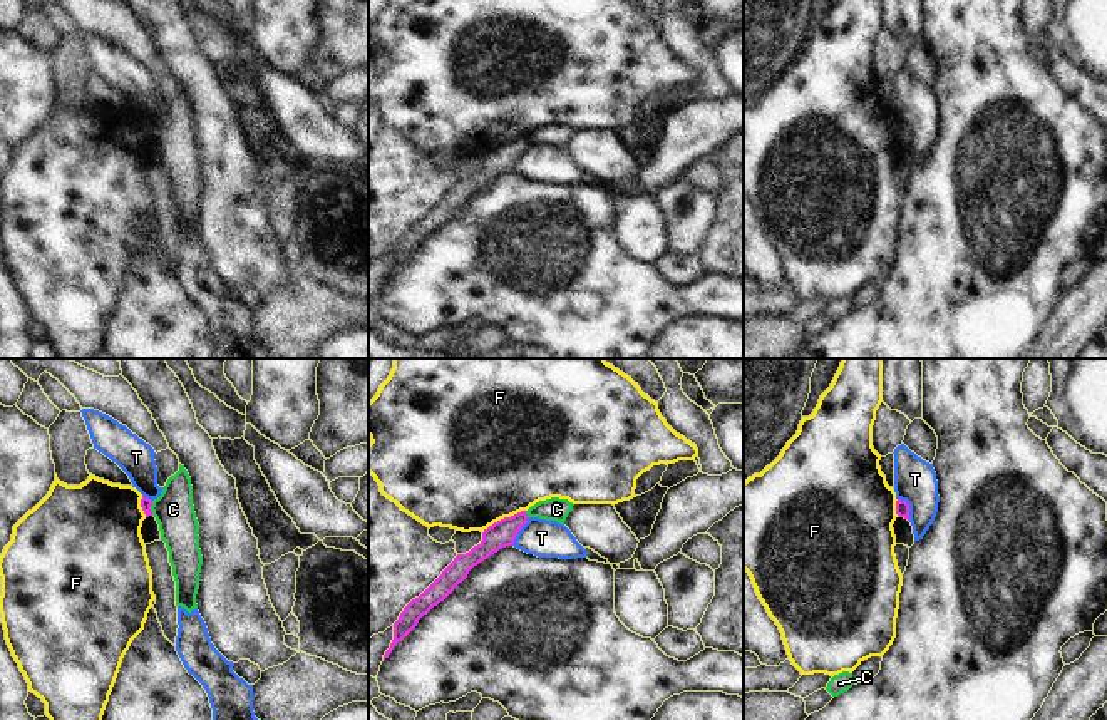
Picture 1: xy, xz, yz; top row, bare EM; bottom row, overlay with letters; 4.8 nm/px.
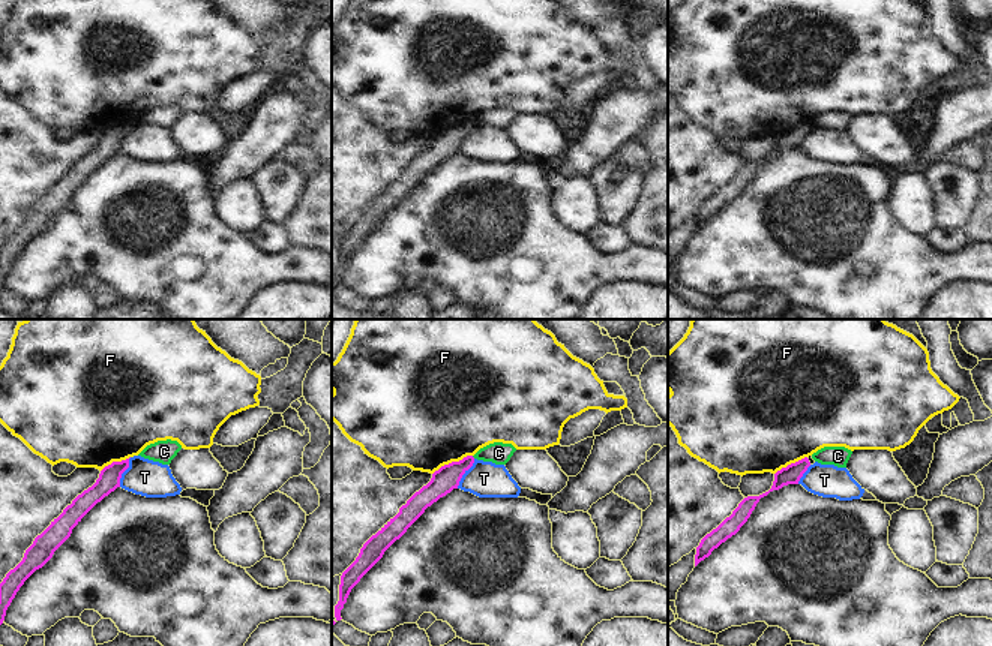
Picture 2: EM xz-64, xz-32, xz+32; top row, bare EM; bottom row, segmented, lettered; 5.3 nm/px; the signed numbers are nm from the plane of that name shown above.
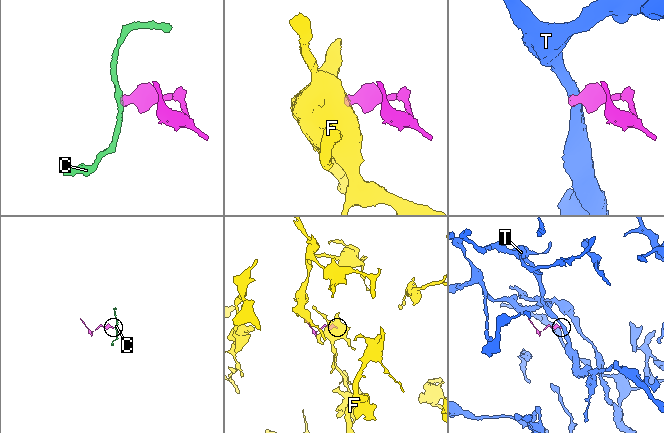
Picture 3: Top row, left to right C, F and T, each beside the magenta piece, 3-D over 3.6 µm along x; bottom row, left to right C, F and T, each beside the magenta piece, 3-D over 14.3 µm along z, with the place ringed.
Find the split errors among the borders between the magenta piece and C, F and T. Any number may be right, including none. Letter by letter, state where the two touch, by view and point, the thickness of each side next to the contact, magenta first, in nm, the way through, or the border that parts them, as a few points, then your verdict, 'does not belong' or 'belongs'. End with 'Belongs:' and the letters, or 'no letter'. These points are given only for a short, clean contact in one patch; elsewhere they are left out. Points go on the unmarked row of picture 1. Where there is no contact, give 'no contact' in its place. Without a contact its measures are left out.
C: contact xy (149, 133); calibres 50 and 190 nm; border xy (153, 126), (151, 139); does not belong
F: contact xz (504, 143); calibres 130 and 500 nm; border xz (525, 134), (494, 146), (483, 158); does not belong
T: contact xz (520, 154); calibres 130 and 180 nm; border xz (528, 143), (511, 169); does not belong
Belongs: no letter

